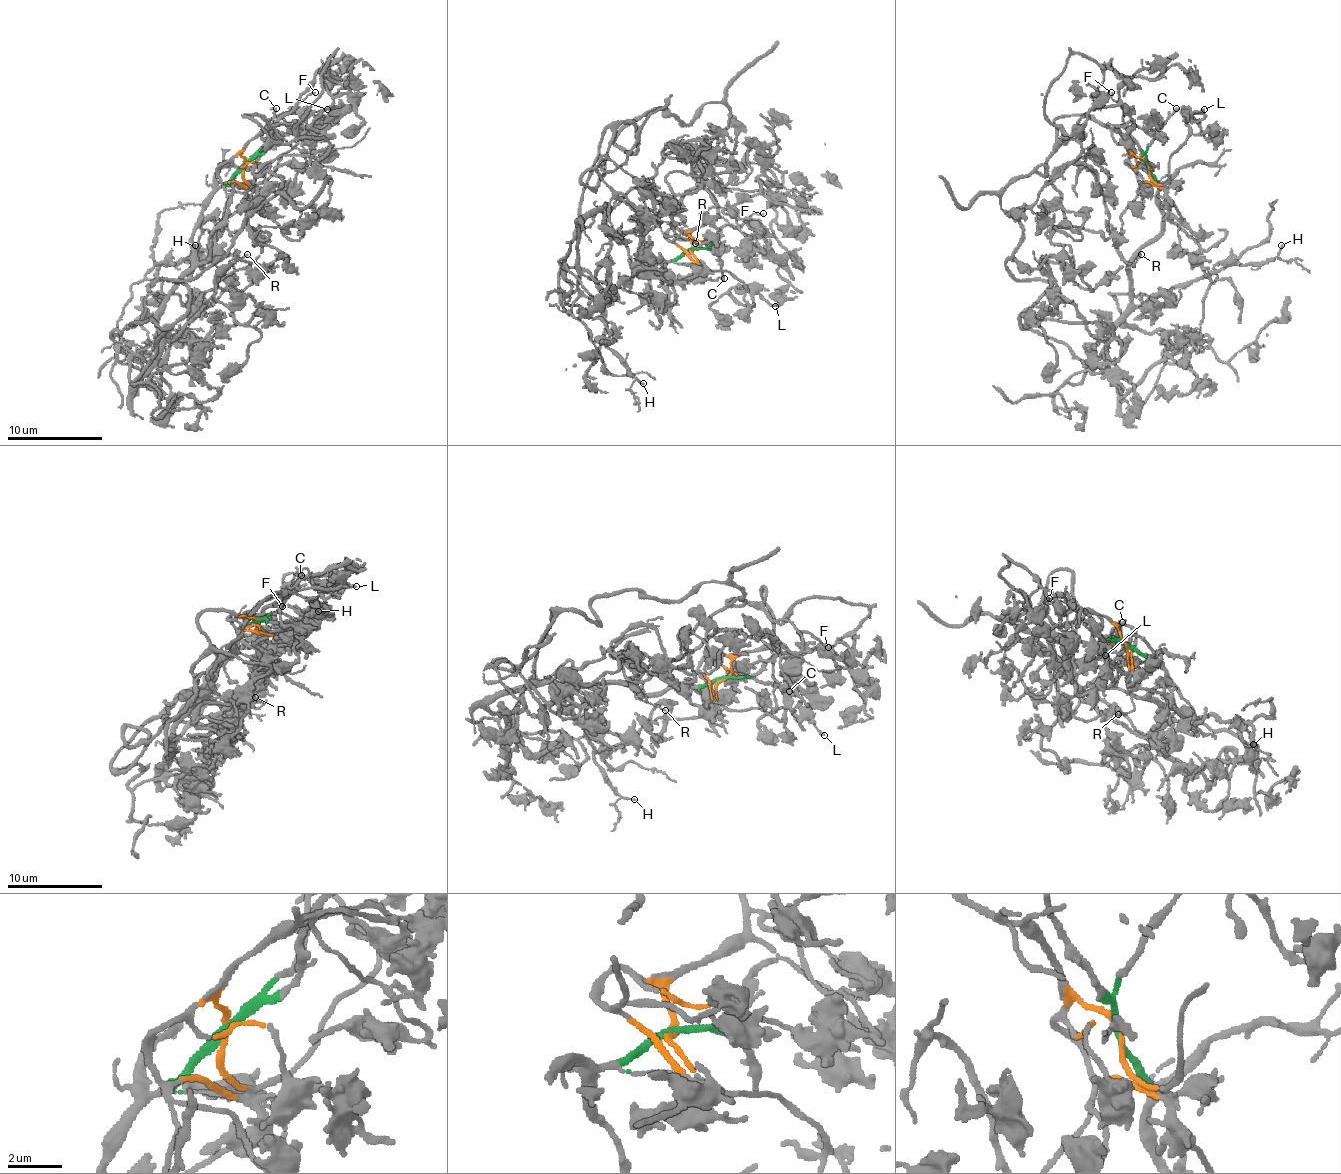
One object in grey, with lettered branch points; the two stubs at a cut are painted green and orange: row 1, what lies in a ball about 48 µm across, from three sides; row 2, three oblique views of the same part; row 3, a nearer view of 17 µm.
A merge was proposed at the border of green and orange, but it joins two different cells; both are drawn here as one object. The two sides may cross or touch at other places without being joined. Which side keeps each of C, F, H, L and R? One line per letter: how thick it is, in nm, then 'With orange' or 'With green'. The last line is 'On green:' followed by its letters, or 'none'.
C: Thickness 180 nm. With green
F: Thickness 110 nm. With green
H: Thickness 130 nm. With green
L: Thickness 160 nm. With orange
R: Thickness 110 nm. With green
On green: C, F, H, R

